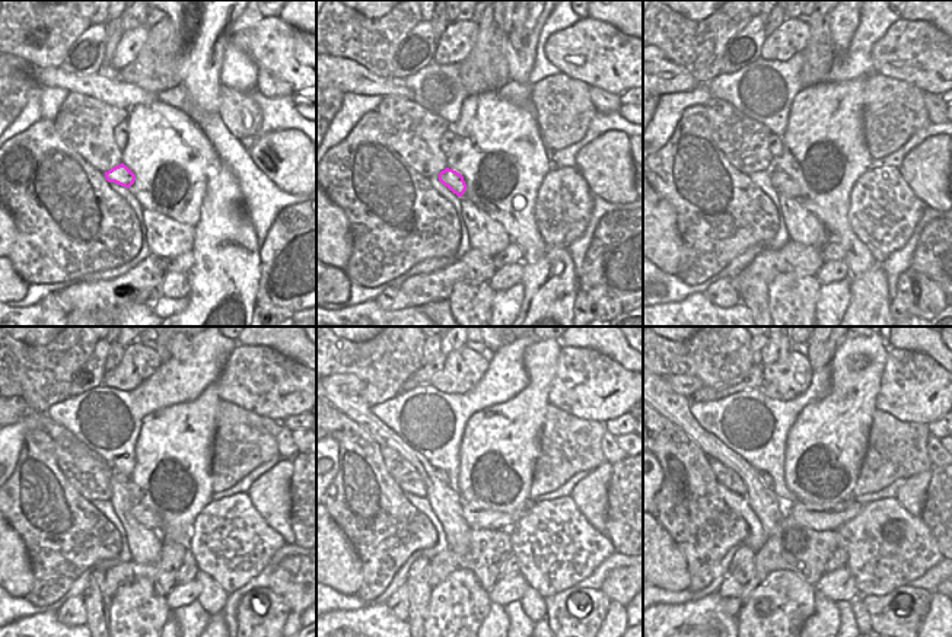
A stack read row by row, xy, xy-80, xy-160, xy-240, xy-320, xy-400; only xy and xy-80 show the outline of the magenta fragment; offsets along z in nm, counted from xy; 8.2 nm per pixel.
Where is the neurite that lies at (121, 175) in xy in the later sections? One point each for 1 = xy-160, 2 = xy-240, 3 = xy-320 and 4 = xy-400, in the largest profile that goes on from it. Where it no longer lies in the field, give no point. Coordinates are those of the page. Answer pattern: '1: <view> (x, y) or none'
1: xy-160 (783, 182)
2: xy-240 (143, 515)
3: xy-320 (477, 518)
4: xy-400 (821, 518)

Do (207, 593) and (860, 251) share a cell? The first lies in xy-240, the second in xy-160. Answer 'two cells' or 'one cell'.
one cell

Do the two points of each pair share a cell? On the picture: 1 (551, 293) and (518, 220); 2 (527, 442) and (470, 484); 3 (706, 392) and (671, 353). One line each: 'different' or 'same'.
1: different
2: same
3: different

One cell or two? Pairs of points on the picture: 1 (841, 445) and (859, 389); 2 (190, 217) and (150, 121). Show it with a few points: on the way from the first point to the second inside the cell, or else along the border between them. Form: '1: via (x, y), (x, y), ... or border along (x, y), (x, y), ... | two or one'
1: via (841, 432), (841, 419), (850, 403) | one
2: via (191, 194), (197, 182), (165, 145) | one

